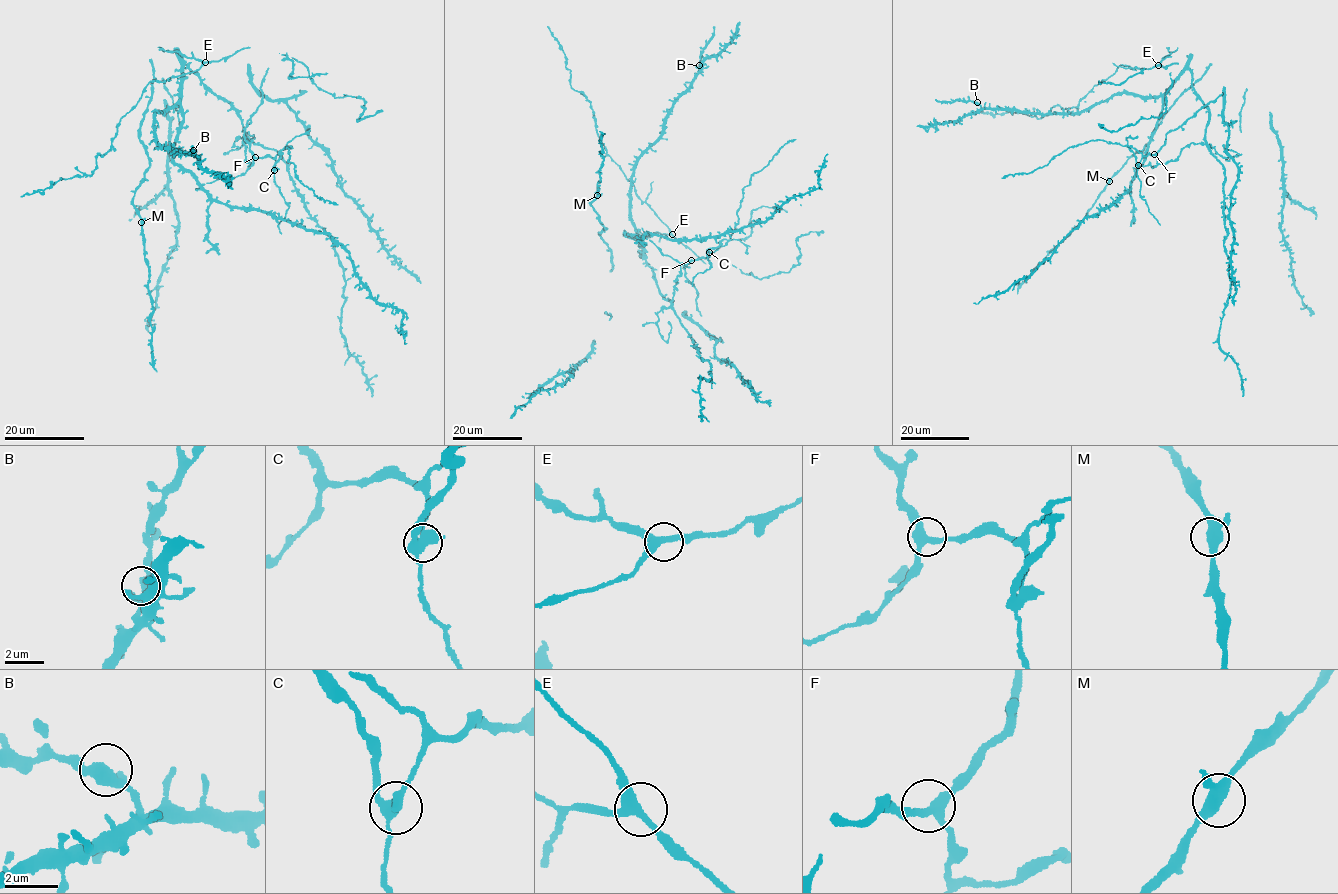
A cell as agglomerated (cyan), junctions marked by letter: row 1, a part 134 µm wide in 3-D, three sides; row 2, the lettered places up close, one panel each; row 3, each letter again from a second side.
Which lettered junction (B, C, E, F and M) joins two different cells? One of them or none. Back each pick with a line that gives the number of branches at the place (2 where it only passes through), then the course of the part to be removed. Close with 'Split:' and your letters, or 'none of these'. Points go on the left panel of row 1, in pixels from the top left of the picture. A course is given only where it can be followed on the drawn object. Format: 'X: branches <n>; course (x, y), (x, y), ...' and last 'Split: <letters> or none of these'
C: branches 3; course (274, 170), (274, 184), (288, 205), (285, 217), (278, 225), (281, 234)
Split: C

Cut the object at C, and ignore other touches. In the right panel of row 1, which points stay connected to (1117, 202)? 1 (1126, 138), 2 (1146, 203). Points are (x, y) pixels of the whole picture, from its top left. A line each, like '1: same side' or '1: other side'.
1: other side
2: other side

